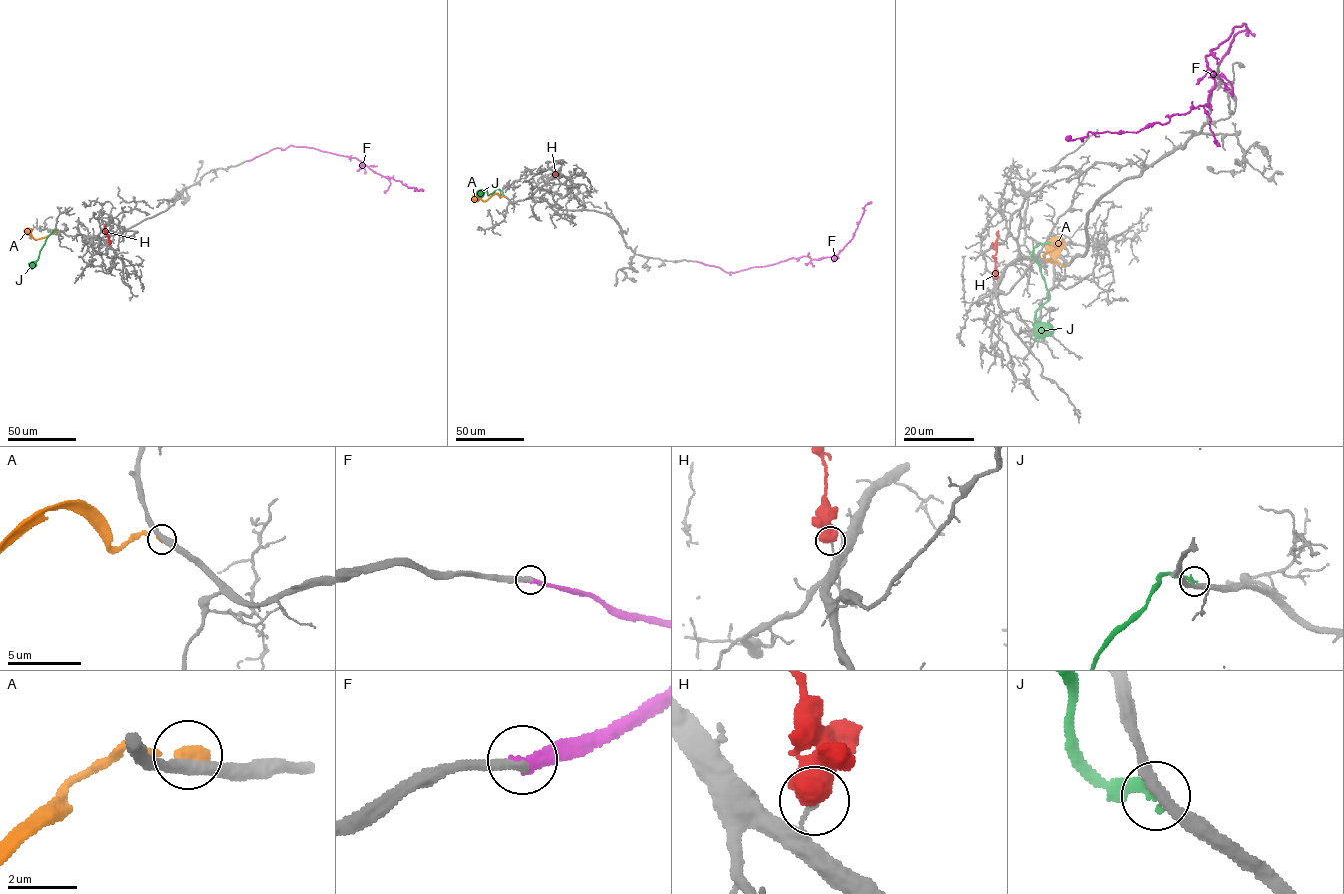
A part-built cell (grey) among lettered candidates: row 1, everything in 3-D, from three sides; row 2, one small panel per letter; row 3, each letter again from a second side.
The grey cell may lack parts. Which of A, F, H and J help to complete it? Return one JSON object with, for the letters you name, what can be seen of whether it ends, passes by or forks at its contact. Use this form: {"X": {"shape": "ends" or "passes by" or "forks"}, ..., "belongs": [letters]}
{"F": {"shape": "ends"}, "belongs": ["F"]}

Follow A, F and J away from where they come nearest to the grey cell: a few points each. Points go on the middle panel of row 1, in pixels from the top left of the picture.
A: (505, 196), (494, 194), (483, 201), (474, 198)
F: (696, 261), (735, 272), (805, 256), (819, 259), (835, 256), (853, 237), (864, 206), (872, 202)
J: (503, 196), (499, 189), (488, 195), (486, 190), (480, 190), (477, 194)

